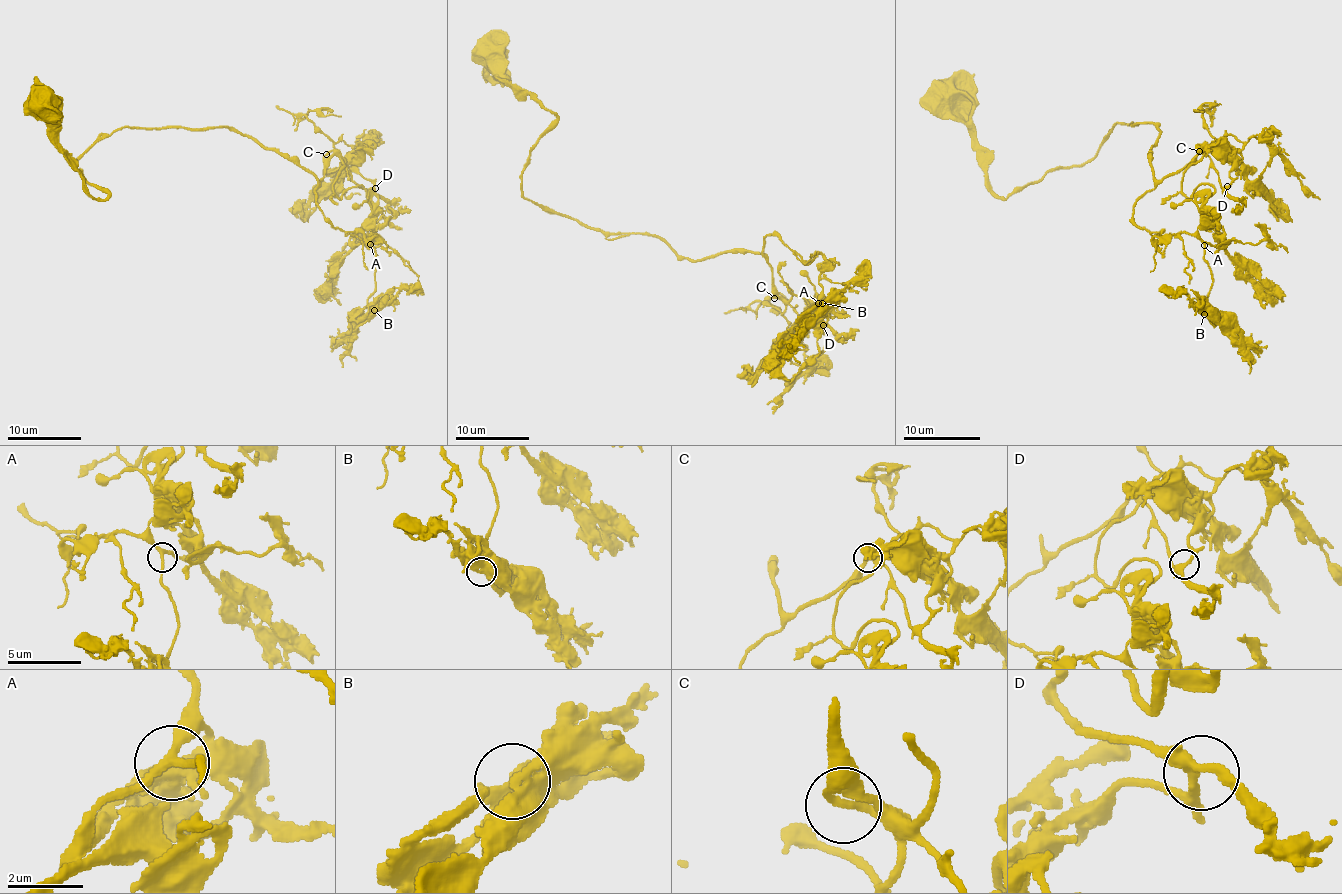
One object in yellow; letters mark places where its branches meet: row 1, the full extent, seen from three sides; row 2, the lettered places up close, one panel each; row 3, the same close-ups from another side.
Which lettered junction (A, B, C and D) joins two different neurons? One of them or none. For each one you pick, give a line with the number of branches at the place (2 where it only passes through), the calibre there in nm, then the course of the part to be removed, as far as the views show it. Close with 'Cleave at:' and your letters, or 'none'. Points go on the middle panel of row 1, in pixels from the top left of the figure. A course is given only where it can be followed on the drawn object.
Cleave at: none

